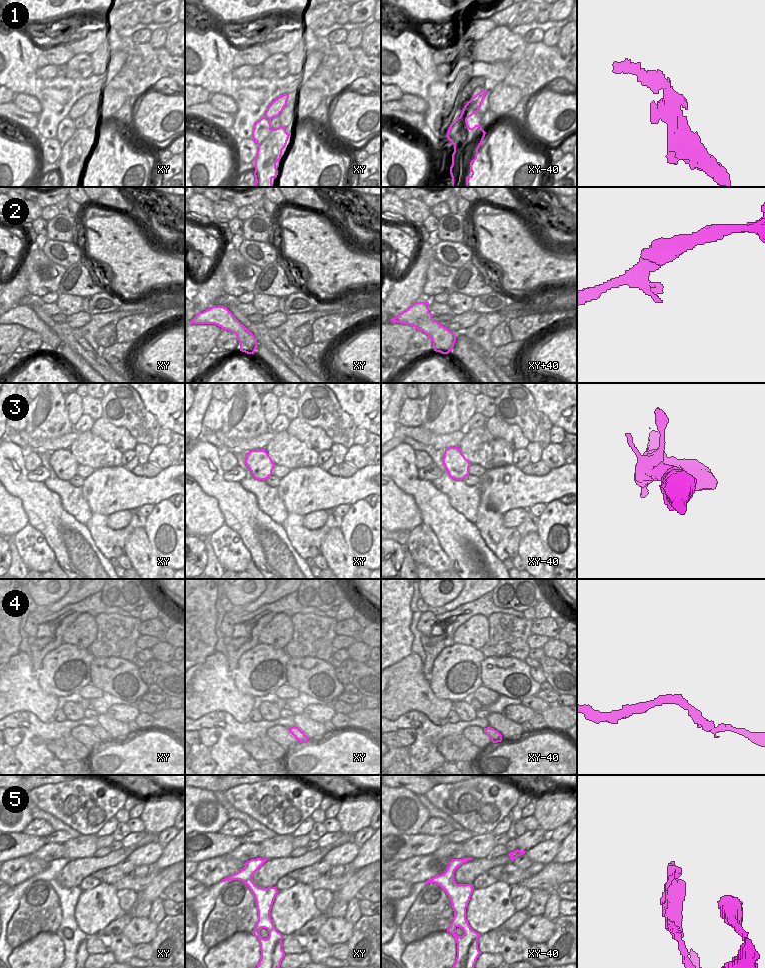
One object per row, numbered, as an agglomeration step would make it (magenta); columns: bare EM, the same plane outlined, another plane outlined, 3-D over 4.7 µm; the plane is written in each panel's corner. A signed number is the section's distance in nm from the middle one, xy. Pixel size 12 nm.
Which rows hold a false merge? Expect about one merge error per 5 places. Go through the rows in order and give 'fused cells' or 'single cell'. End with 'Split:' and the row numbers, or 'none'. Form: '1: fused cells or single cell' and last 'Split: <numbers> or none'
1: fused cells
2: single cell
3: single cell
4: fused cells
5: single cell
Split: 1, 4

